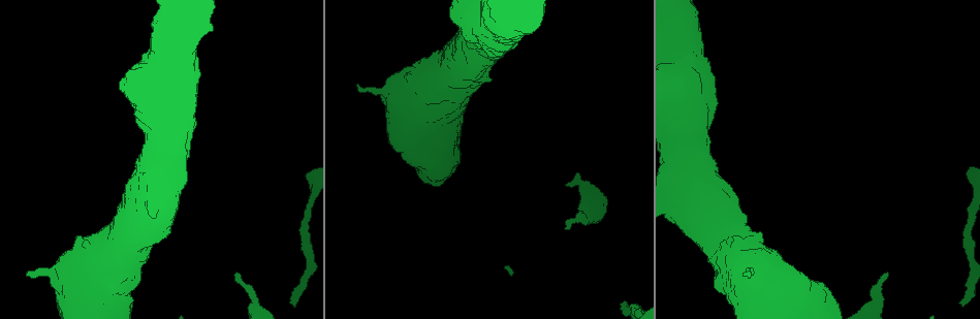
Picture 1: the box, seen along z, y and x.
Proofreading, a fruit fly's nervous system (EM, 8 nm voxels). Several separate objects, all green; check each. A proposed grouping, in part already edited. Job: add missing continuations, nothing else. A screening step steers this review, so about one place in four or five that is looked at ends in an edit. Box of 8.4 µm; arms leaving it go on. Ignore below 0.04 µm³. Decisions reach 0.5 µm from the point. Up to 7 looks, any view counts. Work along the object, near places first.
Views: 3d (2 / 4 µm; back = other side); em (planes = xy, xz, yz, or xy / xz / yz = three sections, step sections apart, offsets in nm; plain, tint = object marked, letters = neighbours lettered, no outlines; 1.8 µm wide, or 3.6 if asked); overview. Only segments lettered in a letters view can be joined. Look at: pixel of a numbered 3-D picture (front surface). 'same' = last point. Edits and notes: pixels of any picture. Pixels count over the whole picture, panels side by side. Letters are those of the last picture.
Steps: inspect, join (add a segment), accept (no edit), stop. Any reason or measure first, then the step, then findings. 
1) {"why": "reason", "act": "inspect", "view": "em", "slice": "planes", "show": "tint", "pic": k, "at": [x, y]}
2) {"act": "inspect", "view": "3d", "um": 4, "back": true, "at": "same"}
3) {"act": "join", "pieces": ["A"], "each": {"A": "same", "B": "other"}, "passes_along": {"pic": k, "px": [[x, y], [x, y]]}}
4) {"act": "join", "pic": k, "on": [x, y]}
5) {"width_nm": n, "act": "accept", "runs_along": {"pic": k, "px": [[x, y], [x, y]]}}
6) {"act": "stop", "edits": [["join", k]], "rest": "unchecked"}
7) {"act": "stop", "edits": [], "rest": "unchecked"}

{"why": "an open end", "act": "inspect", "view": "em", "slice": "planes", "show": "letters", "pic": 1, "at": [886, 273]}

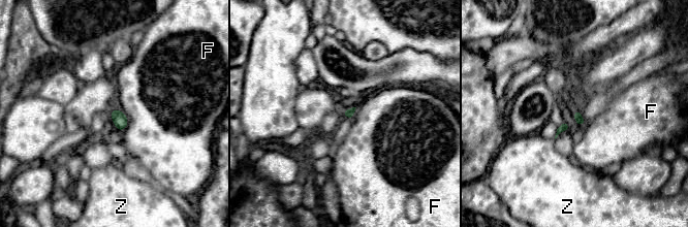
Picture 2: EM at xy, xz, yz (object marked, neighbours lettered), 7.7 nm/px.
{"act": "accept", "each": {"F": "other", "Z": "other"}, "border": {"pic": 2, "px": [[115, 107], [127, 120], [120, 131]]}, "found": "none of them fits"}

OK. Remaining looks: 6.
{"why": "an open end", "act": "inspect", "view": "3d", "um": 2, "pic": 1, "at": [293, 306]}

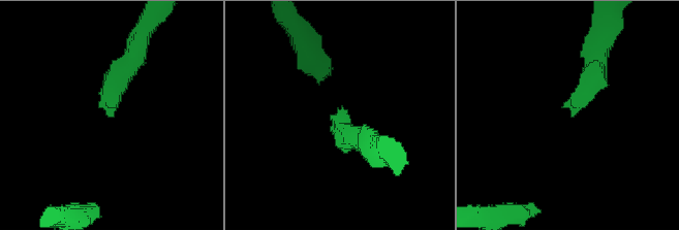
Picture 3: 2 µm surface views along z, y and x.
{"why": "need the tissue", "act": "inspect", "view": "em", "slice": "xz", "step": 4, "show": "letters", "pic": 3, "at": [338, 117]}

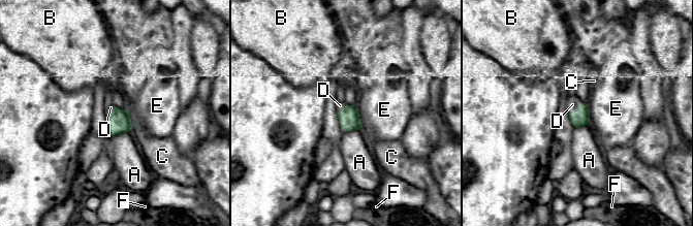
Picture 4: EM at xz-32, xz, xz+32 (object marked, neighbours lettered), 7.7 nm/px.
{"why": "cut it another way", "act": "inspect", "view": "em", "slice": "planes", "show": "letters", "at": "same"}

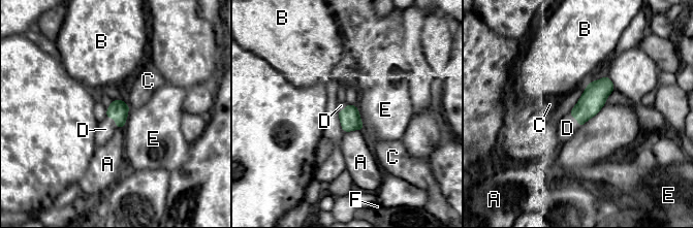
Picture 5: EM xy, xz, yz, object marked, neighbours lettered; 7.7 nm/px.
{"width_nm": 150, "longest_contact_nm": ["A", 260], "act": "join", "pieces": ["D"], "each": {"A": "other", "B": "other", "C": "other", "D": "same", "E": "other", "F": "other"}, "found": "it goes on there"}

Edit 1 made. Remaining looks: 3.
{"act": "stop", "edits": [["join", 5]], "rest": "unchecked"}

